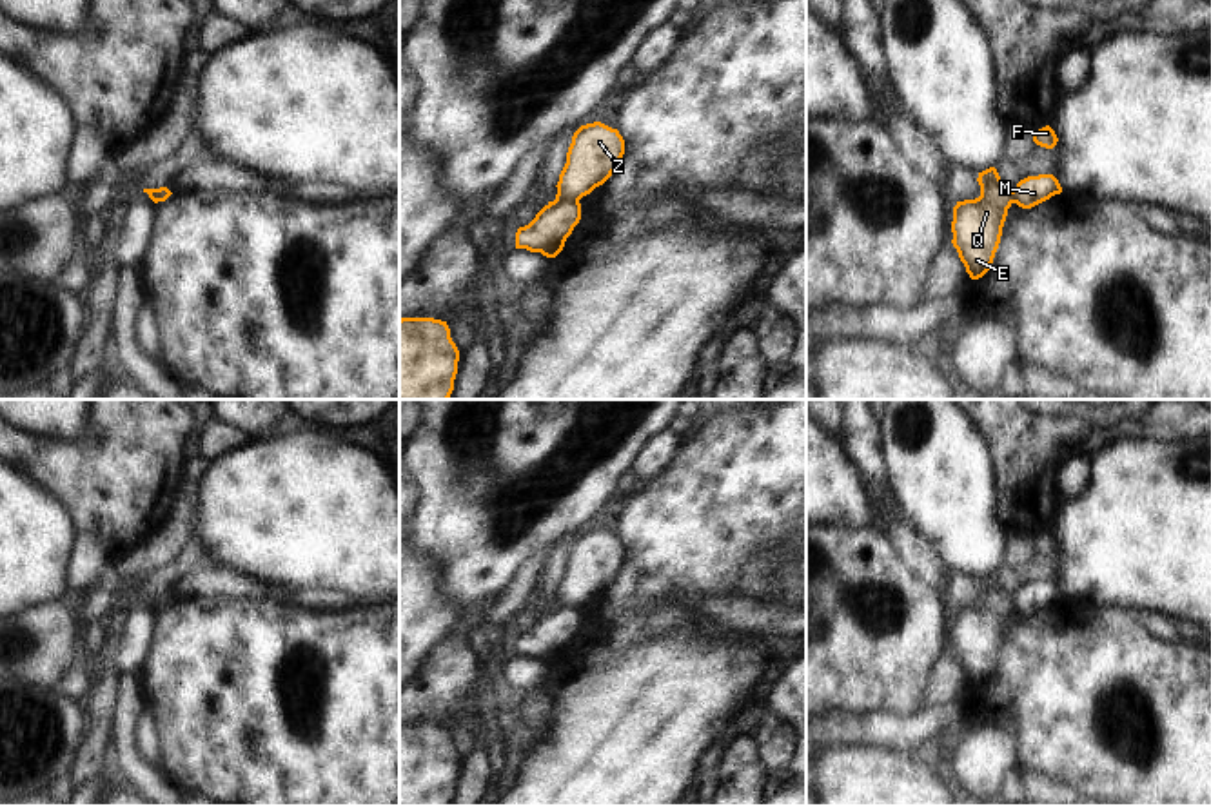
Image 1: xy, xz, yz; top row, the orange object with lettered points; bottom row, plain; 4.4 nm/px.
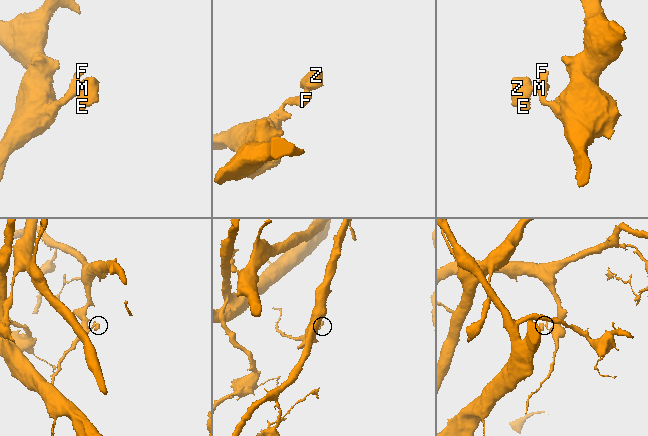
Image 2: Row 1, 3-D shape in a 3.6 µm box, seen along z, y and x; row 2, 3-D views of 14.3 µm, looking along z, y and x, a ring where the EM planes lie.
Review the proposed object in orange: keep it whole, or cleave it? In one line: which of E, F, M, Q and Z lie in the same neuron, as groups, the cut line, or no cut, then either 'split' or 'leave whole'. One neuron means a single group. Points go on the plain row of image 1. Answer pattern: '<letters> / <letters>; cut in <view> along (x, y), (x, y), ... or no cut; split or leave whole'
E Q Z / F M; cut in xz along (556, 603), (578, 609); split

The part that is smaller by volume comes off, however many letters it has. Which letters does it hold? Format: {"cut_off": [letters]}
{"cut_off": ["E", "Q", "Z"]}

